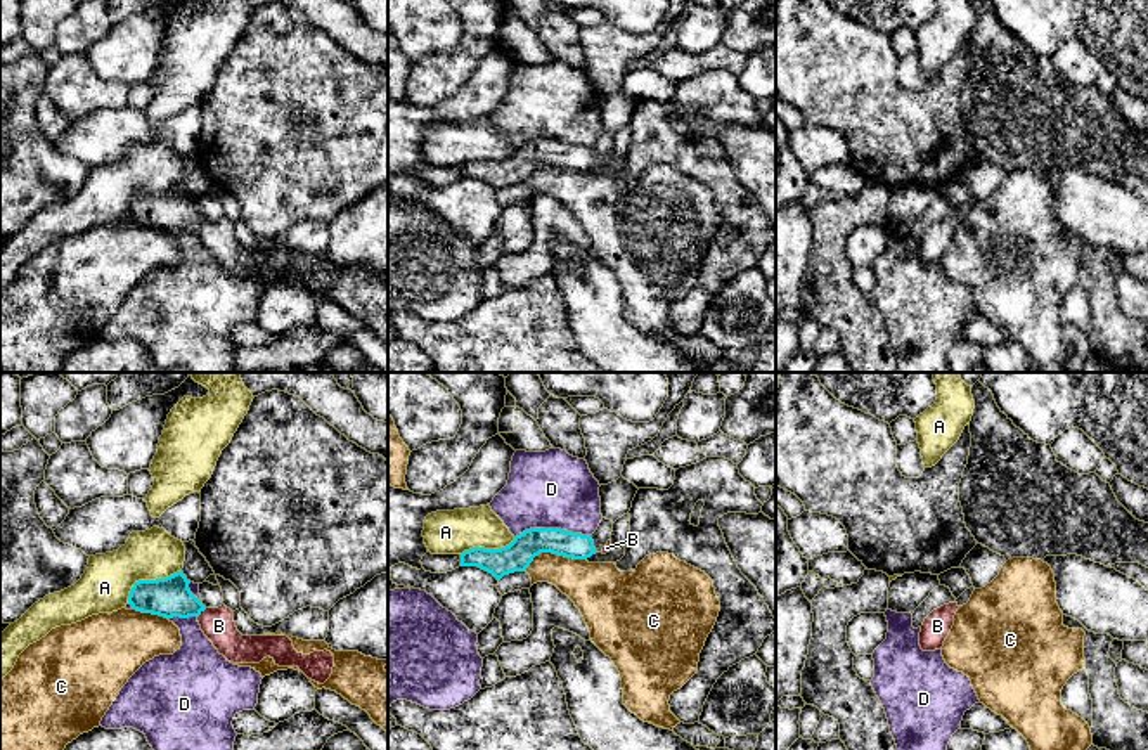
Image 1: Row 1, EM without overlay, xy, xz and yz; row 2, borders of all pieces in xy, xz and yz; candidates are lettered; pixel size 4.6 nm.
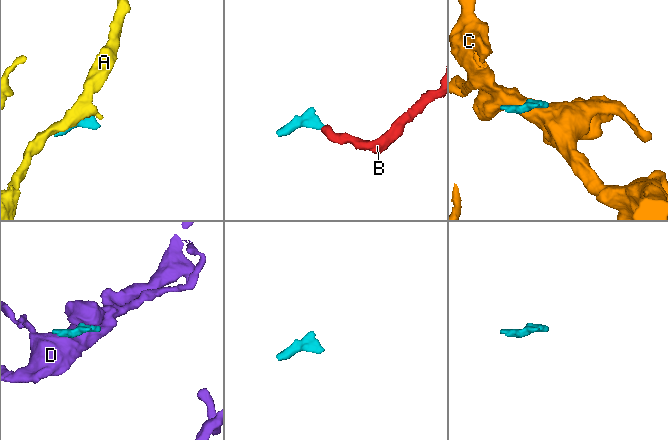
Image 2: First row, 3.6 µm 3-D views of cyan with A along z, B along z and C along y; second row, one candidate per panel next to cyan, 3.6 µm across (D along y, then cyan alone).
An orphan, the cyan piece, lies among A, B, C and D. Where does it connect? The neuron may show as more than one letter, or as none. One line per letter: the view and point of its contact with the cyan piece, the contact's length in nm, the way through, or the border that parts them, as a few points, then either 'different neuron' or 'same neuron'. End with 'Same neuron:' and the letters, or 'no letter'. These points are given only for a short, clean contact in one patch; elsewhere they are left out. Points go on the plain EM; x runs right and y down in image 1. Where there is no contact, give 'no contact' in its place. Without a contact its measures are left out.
A: contact xy (148, 193); length 300 nm; different neuron
B: contact xy (199, 226); length 60 nm; way xy (170, 208), (199, 226), (219, 238); same neuron
C: contact xz (553, 165); length 300 nm; different neuron
D: contact xz (551, 141); length 360 nm; different neuron
Same neuron: B

